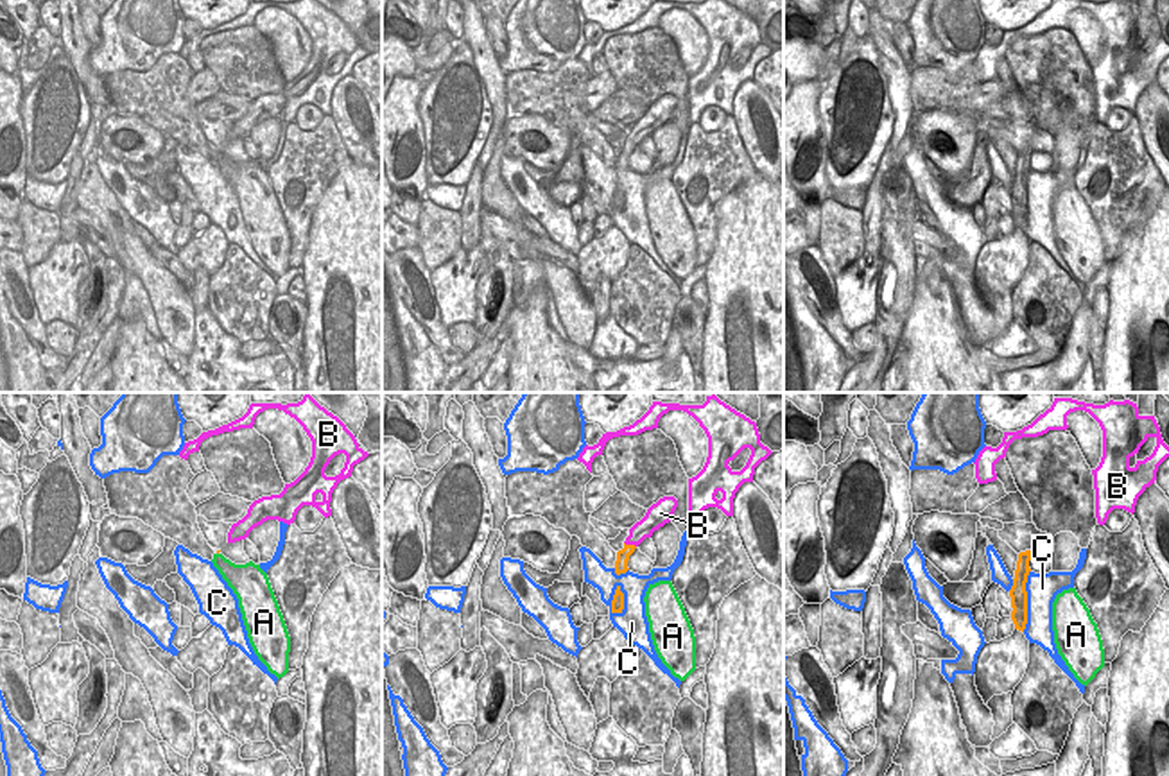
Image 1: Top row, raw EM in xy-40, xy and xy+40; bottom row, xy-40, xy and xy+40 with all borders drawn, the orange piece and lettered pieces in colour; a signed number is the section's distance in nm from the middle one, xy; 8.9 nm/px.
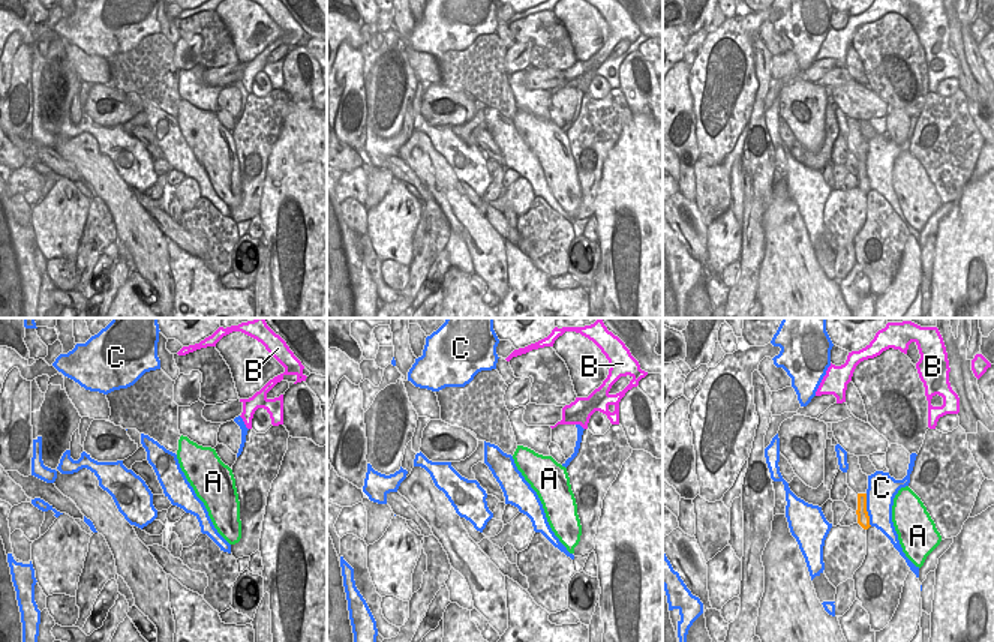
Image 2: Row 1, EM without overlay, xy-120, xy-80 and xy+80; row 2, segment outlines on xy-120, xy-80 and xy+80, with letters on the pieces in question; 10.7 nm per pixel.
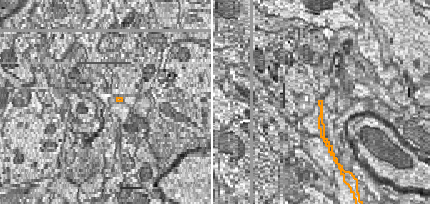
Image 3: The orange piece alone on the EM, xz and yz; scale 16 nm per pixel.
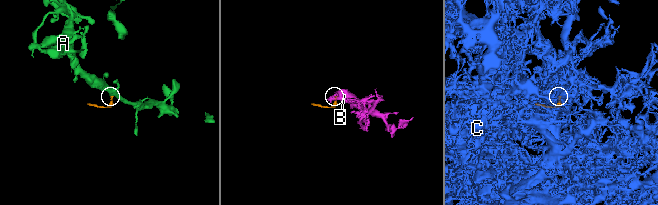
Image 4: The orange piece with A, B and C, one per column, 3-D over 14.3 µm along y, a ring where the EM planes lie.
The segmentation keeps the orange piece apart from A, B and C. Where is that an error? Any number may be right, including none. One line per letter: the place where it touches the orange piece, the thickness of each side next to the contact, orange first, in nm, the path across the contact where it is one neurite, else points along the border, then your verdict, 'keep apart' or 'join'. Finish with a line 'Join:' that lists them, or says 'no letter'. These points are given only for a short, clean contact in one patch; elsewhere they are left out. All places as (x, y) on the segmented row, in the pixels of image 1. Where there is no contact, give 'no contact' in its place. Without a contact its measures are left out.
A: no contact; keep apart
B: meets orange in xy at (630, 545); 130 nm thick on the orange side, 170 nm on the other; keep apart
C: meets orange in xy at (614, 599); 130 nm thick on the orange side, 240 nm on the other; keep apart
Join: no letter

